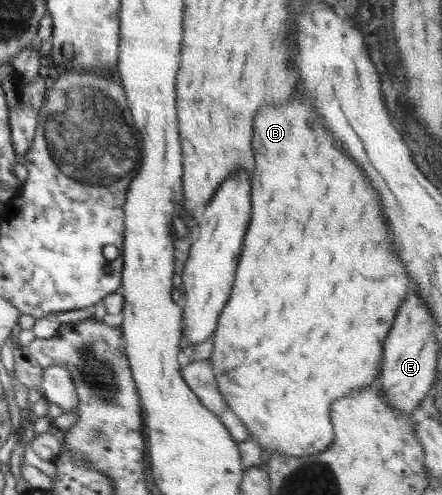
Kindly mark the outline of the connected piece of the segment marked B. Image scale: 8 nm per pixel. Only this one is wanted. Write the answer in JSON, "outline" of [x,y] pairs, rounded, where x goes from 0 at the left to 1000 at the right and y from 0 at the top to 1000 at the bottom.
{"outline":[[[667,178],[654,204],[640,214],[595,214],[577,234],[570,261],[568,293],[577,319],[577,345],[568,354],[568,442],[554,469],[525,590],[493,642],[493,659],[480,681],[482,707],[471,727],[484,741],[495,794],[502,796],[516,824],[548,848],[548,859],[557,863],[570,889],[593,905],[600,933],[606,931],[606,919],[618,913],[692,925],[692,917],[715,917],[738,909],[756,889],[747,840],[751,814],[787,796],[801,796],[814,784],[828,784],[857,756],[869,715],[867,691],[882,673],[905,618],[932,582],[930,562],[921,556],[912,529],[903,525],[894,505],[891,509],[882,505],[887,487],[880,477],[880,457],[860,436],[864,428],[860,416],[851,416],[855,412],[851,388],[837,380],[819,343],[774,307],[760,303],[760,295],[747,283],[749,271],[726,251],[722,230],[708,222],[695,194],[679,192],[674,178]]]}

